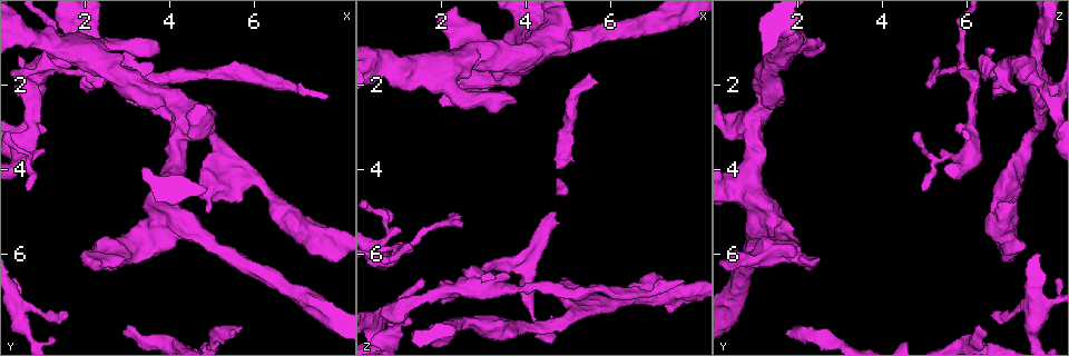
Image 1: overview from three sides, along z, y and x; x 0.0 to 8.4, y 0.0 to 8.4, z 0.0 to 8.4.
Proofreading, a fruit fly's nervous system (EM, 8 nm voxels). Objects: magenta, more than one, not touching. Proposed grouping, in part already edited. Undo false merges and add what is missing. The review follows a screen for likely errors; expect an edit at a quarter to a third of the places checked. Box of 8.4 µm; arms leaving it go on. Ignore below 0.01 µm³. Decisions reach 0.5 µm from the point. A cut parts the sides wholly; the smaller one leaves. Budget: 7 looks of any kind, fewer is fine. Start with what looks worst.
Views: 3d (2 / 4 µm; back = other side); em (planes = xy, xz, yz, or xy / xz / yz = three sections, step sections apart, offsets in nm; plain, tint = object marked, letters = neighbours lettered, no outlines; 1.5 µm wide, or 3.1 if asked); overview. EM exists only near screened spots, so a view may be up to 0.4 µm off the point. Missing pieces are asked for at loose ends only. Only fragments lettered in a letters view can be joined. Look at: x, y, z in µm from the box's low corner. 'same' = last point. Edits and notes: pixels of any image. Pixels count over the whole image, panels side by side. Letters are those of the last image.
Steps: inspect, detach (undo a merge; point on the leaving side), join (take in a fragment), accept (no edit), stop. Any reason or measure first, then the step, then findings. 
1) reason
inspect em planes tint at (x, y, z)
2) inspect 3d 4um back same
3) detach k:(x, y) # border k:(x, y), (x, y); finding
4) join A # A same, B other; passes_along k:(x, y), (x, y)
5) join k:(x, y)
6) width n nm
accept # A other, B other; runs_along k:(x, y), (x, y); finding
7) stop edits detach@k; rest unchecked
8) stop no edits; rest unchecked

branch stops here
inspect em planes tint at (4.85, 5.05, 6.60)

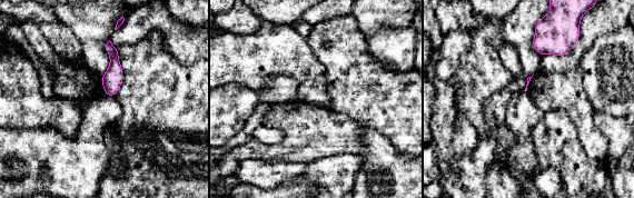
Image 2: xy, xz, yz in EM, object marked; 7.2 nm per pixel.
what lies round it
inspect em planes letters same

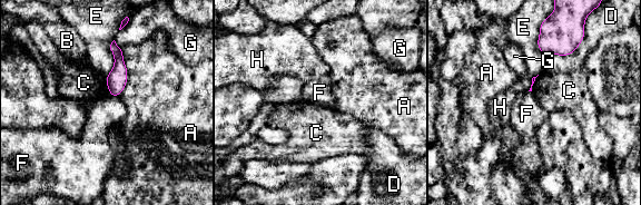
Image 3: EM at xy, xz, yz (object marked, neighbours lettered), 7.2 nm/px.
accept # A other, B other, C other, D other, E other, F other, G other, H other; border 3:(109, 93), (118, 97); none of them fits

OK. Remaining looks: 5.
free end
inspect em yz step 4 tint at (3.80, 1.15, 2.40)

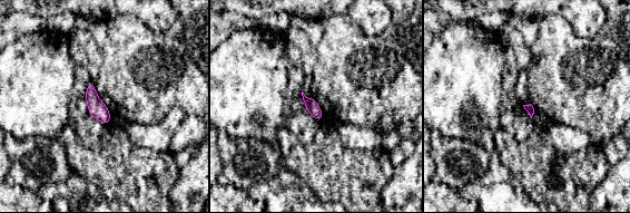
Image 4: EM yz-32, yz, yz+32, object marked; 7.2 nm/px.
inspect em planes tint same

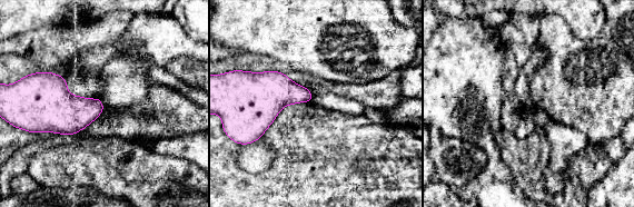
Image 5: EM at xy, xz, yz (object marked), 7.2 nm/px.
what lies round it
inspect em planes letters same

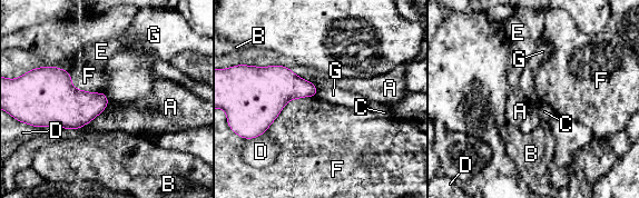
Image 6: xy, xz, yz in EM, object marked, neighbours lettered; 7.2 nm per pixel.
accept # A other, B other, C other, D other, E other, F other, G other; no lettered fragment goes on from it

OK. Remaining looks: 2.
stop no edits; rest unchecked

